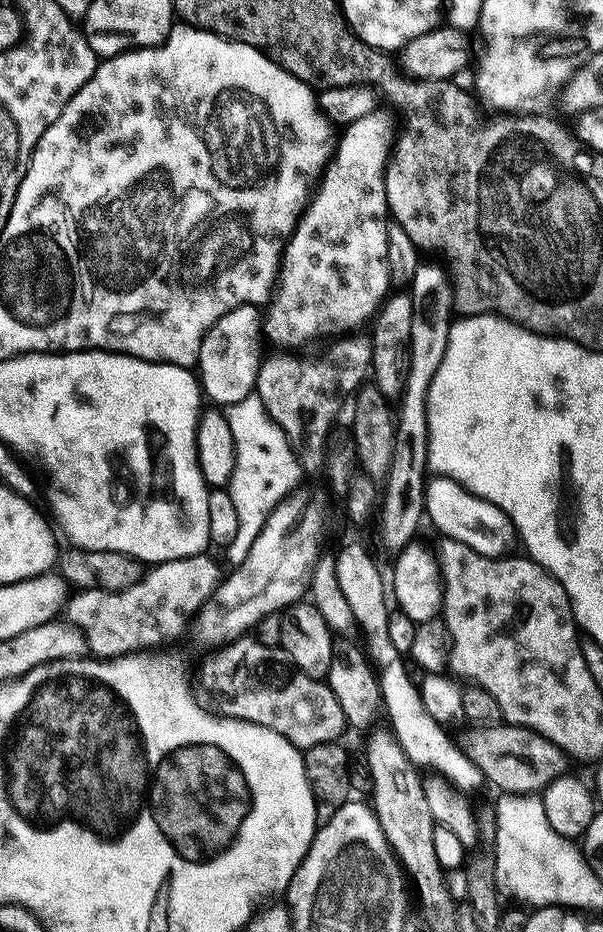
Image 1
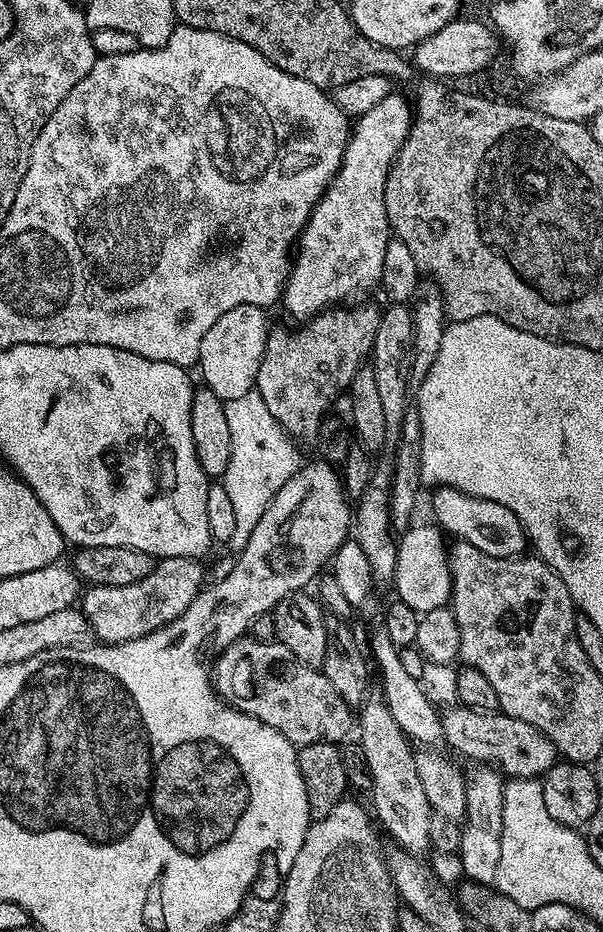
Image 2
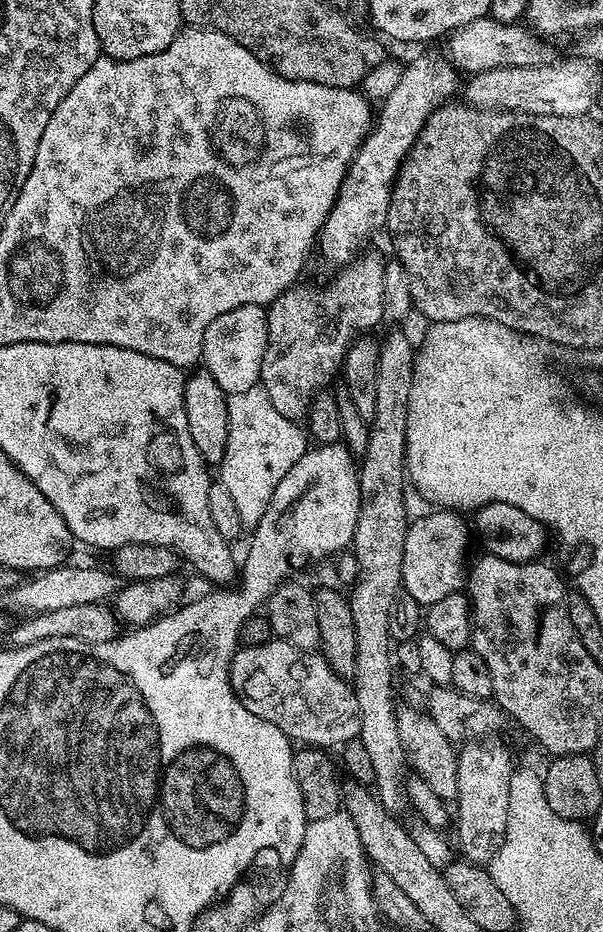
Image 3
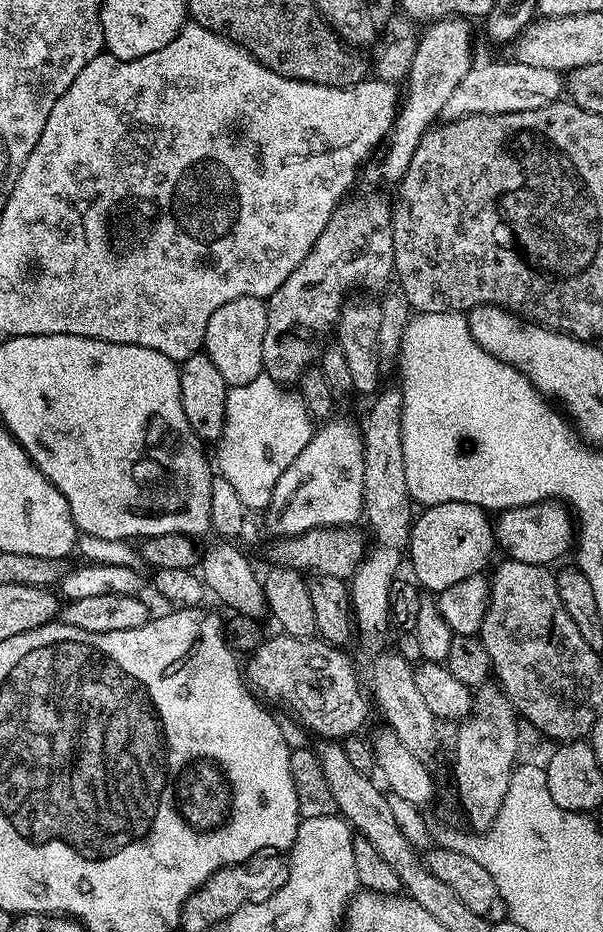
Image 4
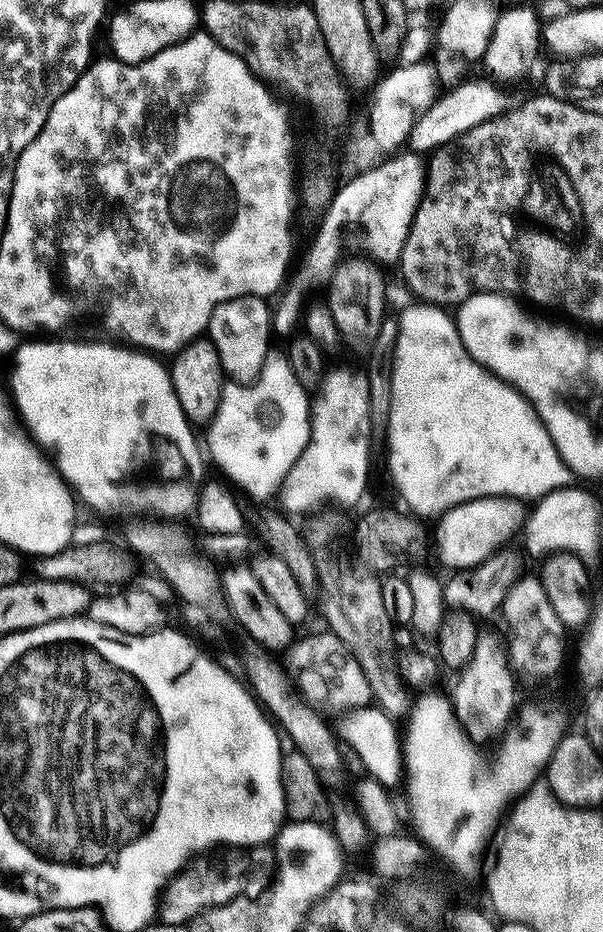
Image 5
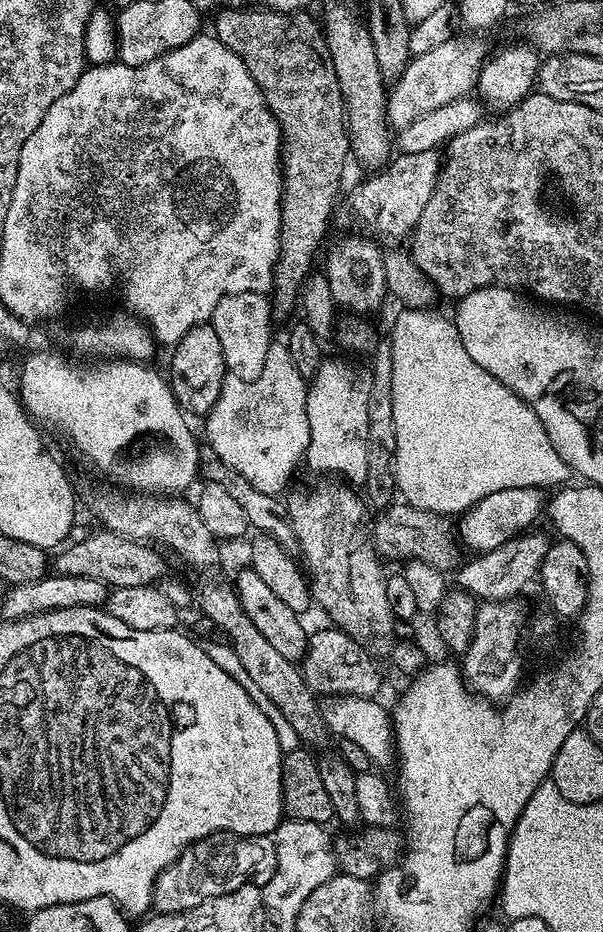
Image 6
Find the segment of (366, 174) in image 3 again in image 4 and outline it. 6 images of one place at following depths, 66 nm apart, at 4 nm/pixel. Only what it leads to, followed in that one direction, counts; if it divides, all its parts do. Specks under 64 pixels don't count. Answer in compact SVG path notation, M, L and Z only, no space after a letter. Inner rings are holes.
M464 18L435 20L418 36L413 65L406 79L408 89L396 112L392 133L388 136L388 149L380 160L380 176L386 183L395 185L404 177L410 166L410 158L414 158L414 150L418 150L418 142L422 142L429 128L437 123L450 94L454 94L458 82L462 82L462 78L466 78L466 74L473 68L472 32L468 24L469 21ZM456 35L460 35L460 40L452 40L452 36Z

